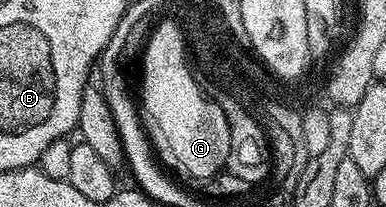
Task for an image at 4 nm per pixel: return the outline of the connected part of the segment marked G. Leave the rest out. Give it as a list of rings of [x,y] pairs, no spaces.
[[[175,20],[156,23],[148,35],[141,52],[141,112],[146,119],[147,116],[151,119],[149,139],[158,159],[172,173],[180,172],[183,176],[206,182],[226,169],[230,140],[227,139],[227,124],[223,124],[223,116],[219,116],[219,108],[215,108],[215,104],[207,104],[207,100],[199,96],[199,86],[193,72],[183,68],[183,48],[179,48],[183,39],[183,30]]]

